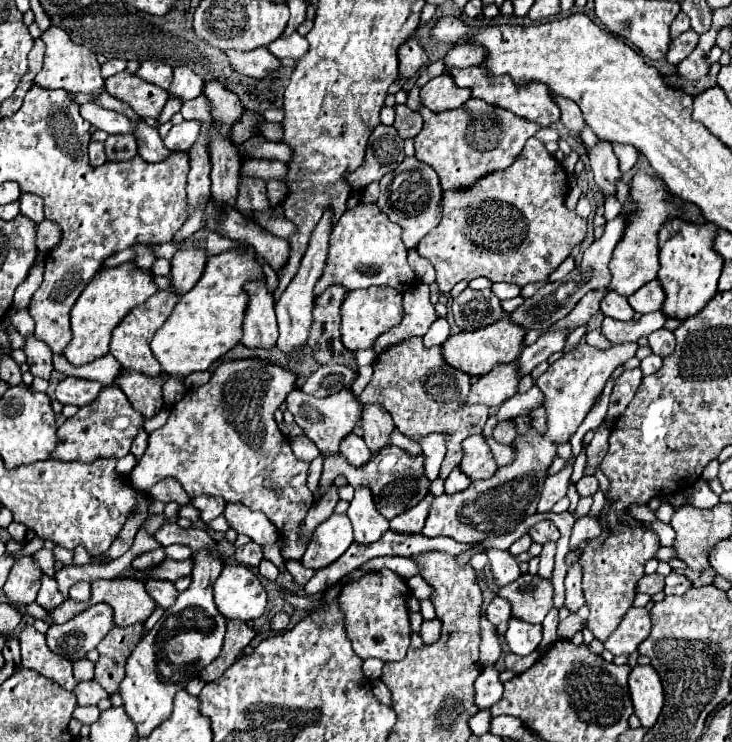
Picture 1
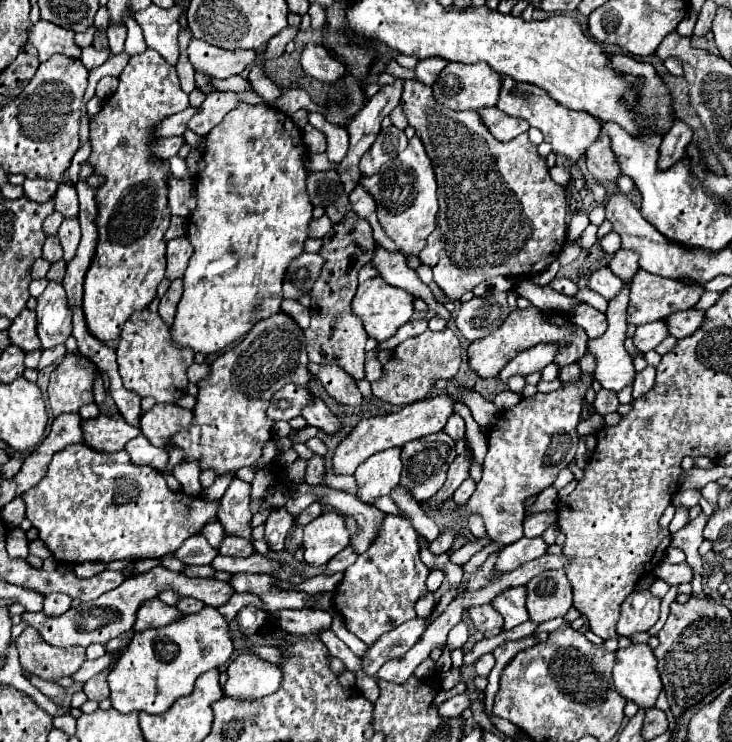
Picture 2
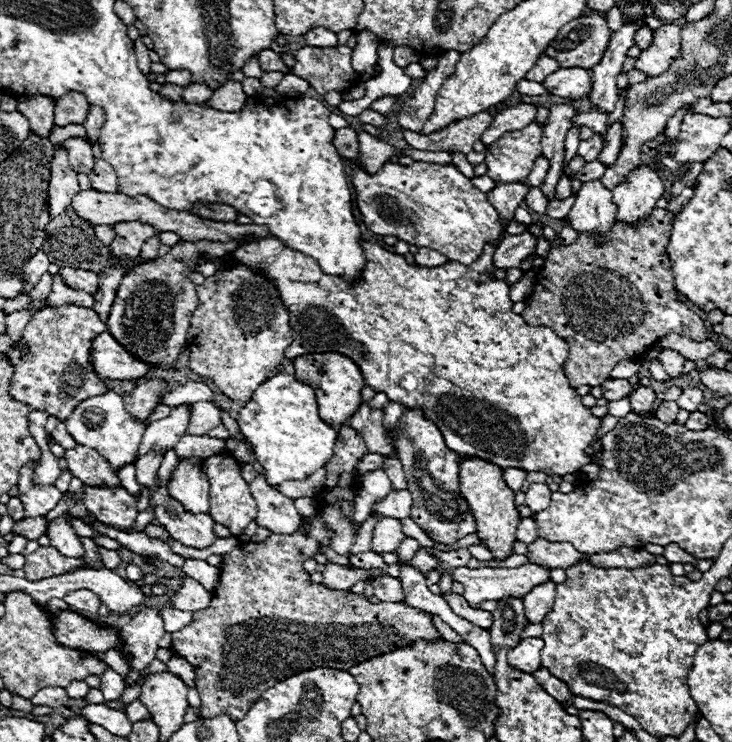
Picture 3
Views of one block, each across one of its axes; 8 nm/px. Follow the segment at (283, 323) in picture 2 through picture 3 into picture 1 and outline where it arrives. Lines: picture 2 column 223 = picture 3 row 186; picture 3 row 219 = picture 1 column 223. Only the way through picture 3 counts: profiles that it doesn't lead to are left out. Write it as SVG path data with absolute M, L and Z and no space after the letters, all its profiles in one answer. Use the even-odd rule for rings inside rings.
M244 358L220 364L212 372L210 382L198 388L190 388L184 398L172 408L168 422L162 428L150 432L148 448L130 472L130 482L138 490L150 492L156 482L164 478L176 478L190 498L204 494L220 496L226 502L242 502L250 510L260 510L278 528L280 536L286 542L282 556L300 560L306 544L300 544L298 532L306 512L314 502L312 492L306 486L308 462L302 462L292 454L290 444L286 444L286 436L280 432L274 420L274 412L286 400L286 394L296 388L296 378L298 376L292 370L260 358Z

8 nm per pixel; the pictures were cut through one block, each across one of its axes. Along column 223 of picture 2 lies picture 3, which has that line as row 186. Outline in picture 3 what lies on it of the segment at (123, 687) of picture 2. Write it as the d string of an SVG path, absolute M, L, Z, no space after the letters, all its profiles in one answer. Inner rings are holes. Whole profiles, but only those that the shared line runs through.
M642 164L626 174L626 180L614 190L614 204L618 206L618 222L634 226L640 220L646 220L656 202L664 194L664 180L658 170Z

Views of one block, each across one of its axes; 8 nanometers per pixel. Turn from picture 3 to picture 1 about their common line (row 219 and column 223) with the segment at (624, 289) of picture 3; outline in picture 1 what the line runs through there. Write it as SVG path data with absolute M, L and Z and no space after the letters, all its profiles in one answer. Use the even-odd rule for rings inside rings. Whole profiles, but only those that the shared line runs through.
M228 620L228 630L226 630L226 638L224 638L224 648L220 652L220 656L202 670L202 676L206 682L212 682L216 678L220 678L230 664L234 664L242 652L244 646L250 644L250 640L256 636L256 632L242 620Z

